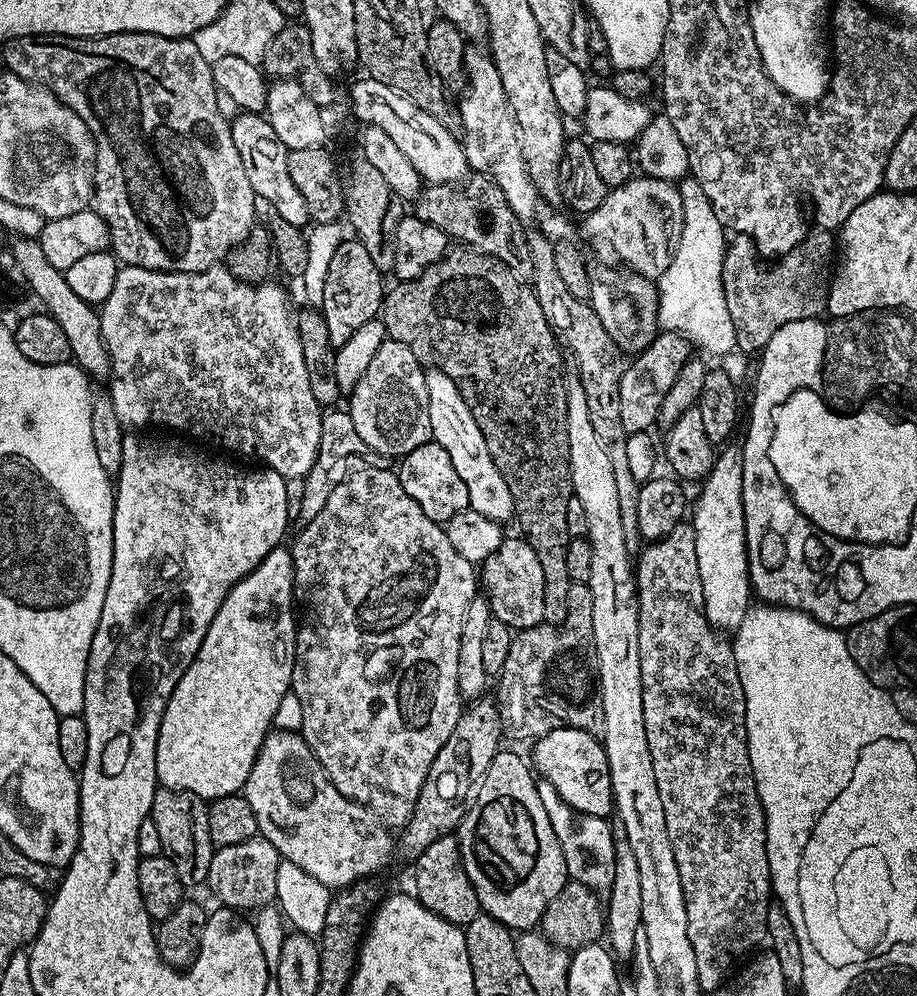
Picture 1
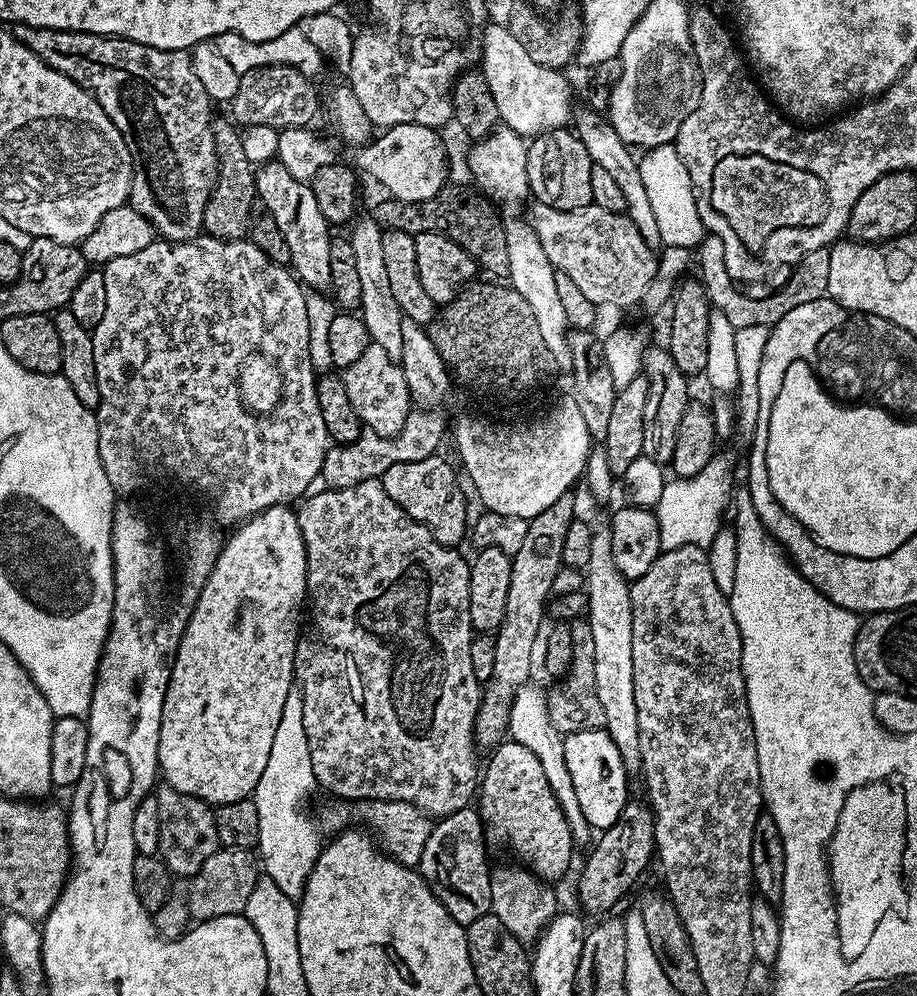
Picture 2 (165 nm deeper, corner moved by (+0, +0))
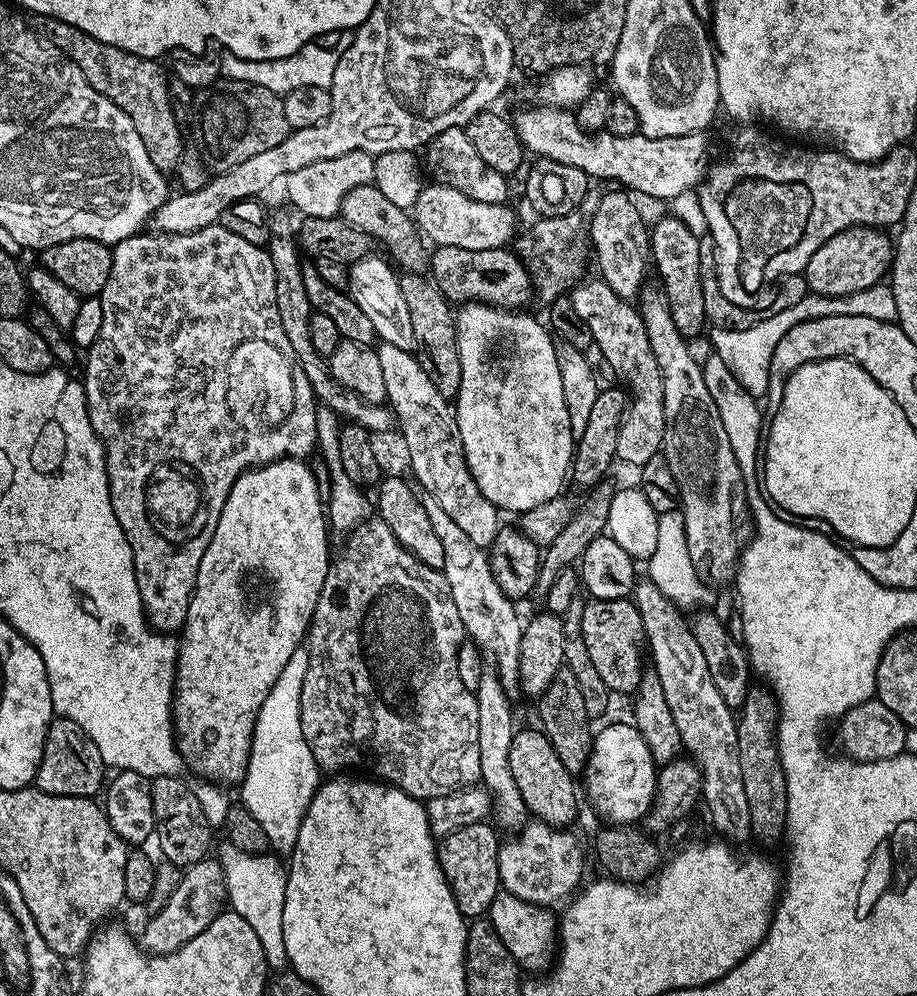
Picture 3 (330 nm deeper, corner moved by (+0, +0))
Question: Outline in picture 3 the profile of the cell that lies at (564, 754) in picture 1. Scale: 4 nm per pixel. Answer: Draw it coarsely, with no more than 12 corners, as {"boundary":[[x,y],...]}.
{"boundary":[[635,723],[592,741],[582,788],[612,826],[643,821],[658,762]]}

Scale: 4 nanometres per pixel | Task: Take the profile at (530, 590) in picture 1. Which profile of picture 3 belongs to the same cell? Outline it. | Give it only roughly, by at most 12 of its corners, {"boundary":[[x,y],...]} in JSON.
{"boundary":[[631,599],[587,601],[580,633],[609,693],[635,693],[645,639]]}

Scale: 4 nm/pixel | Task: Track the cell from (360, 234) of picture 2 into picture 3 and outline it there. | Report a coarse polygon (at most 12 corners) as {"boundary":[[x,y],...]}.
{"boundary":[[376,348],[415,483],[474,546],[501,513],[470,474],[449,397],[412,352]]}

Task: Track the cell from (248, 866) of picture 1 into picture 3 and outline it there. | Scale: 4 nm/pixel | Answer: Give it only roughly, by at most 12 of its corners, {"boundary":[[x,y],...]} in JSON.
{"boundary":[[219,860],[187,865],[170,902],[147,917],[140,947],[165,956],[228,904]]}

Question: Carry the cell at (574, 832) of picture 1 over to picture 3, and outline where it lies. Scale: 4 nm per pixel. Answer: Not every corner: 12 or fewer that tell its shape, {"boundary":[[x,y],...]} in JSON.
{"boundary":[[425,495],[464,631],[520,680],[524,624],[487,551]]}

